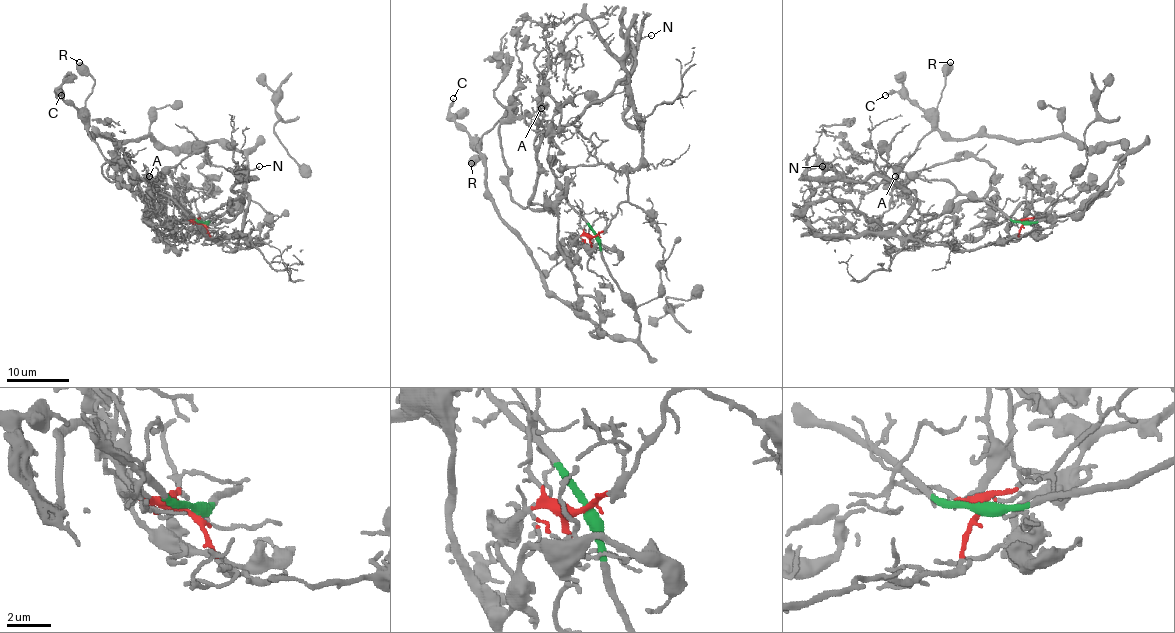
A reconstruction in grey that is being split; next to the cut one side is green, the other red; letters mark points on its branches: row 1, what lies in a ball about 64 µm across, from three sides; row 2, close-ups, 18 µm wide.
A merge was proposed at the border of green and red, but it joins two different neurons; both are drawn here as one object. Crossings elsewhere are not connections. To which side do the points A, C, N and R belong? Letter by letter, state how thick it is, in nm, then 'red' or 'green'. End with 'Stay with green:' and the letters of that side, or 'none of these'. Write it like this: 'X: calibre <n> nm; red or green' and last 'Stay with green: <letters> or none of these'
A: calibre 140 nm; red
C: calibre 170 nm; green
N: calibre 110 nm; red
R: calibre 650 nm; green
Stay with green: C, R

